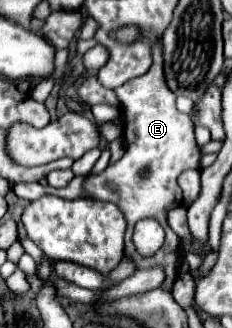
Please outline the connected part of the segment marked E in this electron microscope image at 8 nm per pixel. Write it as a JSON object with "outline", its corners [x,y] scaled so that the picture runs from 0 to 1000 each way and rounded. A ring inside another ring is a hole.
{"outline":[[[698,113],[664,125],[655,137],[664,192],[647,216],[612,235],[578,235],[543,247],[526,265],[500,265],[491,284],[526,320],[526,357],[534,357],[534,430],[552,430],[552,454],[534,479],[483,503],[466,503],[440,527],[388,527],[362,546],[362,588],[371,595],[440,595],[440,613],[474,613],[517,631],[534,649],[552,692],[543,692],[543,729],[534,729],[534,784],[569,790],[586,802],[586,820],[647,820],[647,814],[698,814],[716,832],[707,863],[690,869],[716,887],[741,887],[750,857],[767,845],[759,802],[784,784],[776,765],[776,723],[733,698],[724,686],[724,643],[776,625],[776,588],[784,588],[759,546],[767,534],[810,509],[871,509],[871,460],[836,430],[836,375],[819,351],[793,351],[759,332],[759,290],[724,271],[707,241],[707,180],[698,180]],[[621,662],[681,662],[698,674],[698,692],[716,704],[716,735],[698,747],[698,765],[672,771],[664,790],[612,790],[586,777],[586,759],[569,747],[569,698],[586,674]]]}

